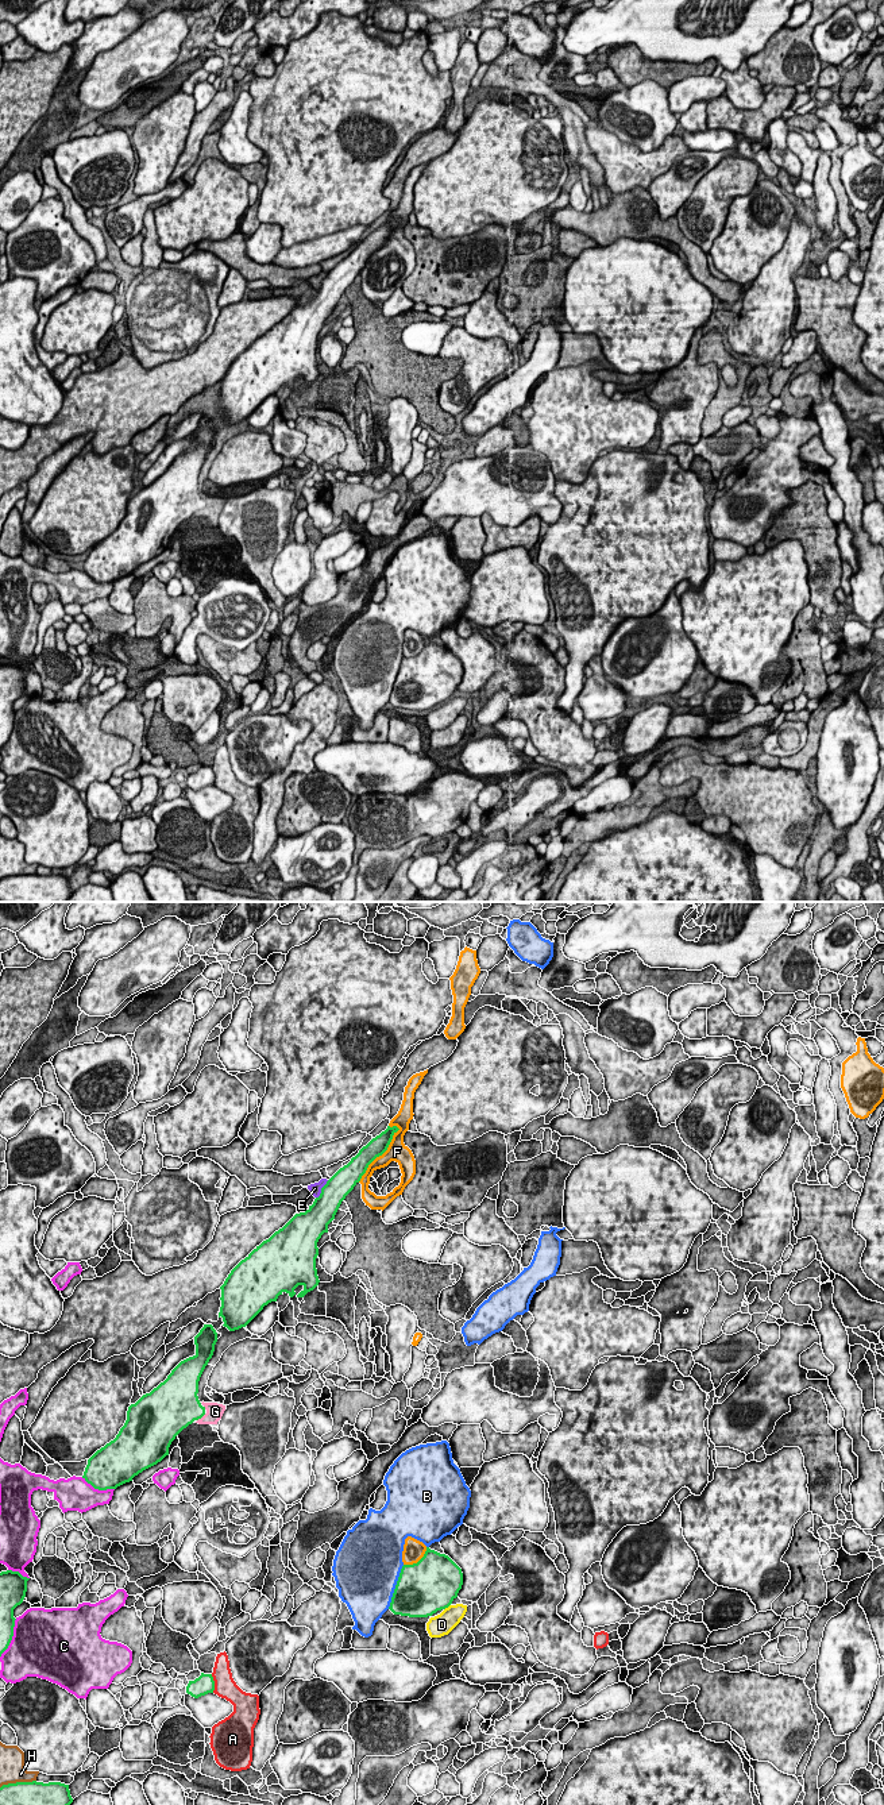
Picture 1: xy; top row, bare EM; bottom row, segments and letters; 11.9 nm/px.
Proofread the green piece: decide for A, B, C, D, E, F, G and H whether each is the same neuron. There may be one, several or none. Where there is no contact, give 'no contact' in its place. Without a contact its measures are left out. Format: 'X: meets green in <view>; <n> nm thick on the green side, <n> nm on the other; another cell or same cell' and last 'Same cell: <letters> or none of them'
A: meets green in xy; 240 nm thick on the green side, 260 nm on the other; another cell
B: meets green in xy; 500 nm thick on the green side, 480 nm on the other; another cell
C: meets green in xy; 460 nm thick on the green side, 360 nm on the other; another cell
D: meets green in xy; 480 nm thick on the green side, 260 nm on the other; another cell
E: meets green in xy; 300 nm thick on the green side, 130 nm on the other; another cell
F: meets green in xy; 220 nm thick on the green side, 240 nm on the other; another cell
G: meets green in xy; 400 nm thick on the green side, 200 nm on the other; another cell
H: meets green in xy; 280 nm thick on the green side, 300 nm on the other; another cell
Same cell: none of them

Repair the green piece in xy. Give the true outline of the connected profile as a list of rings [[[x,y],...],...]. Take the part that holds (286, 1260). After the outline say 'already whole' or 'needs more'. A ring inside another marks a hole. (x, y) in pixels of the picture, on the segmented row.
[[[387,1126],[385,1131],[372,1138],[351,1161],[340,1168],[321,1188],[321,1193],[305,1212],[296,1214],[282,1229],[275,1231],[269,1239],[256,1246],[244,1260],[242,1260],[228,1274],[221,1289],[221,1307],[219,1318],[223,1318],[224,1327],[229,1331],[246,1327],[262,1310],[278,1296],[286,1292],[290,1297],[304,1297],[313,1291],[320,1280],[316,1269],[319,1256],[317,1242],[346,1199],[366,1173],[368,1165],[382,1156],[393,1135],[399,1129]]] | already whole

